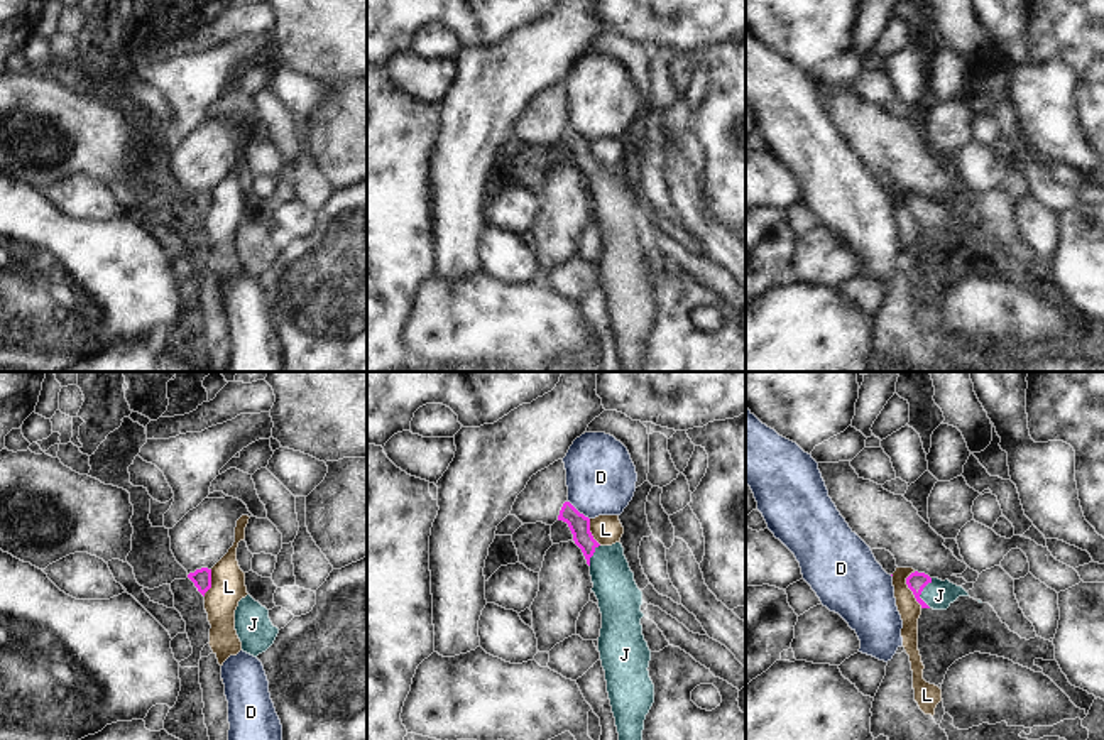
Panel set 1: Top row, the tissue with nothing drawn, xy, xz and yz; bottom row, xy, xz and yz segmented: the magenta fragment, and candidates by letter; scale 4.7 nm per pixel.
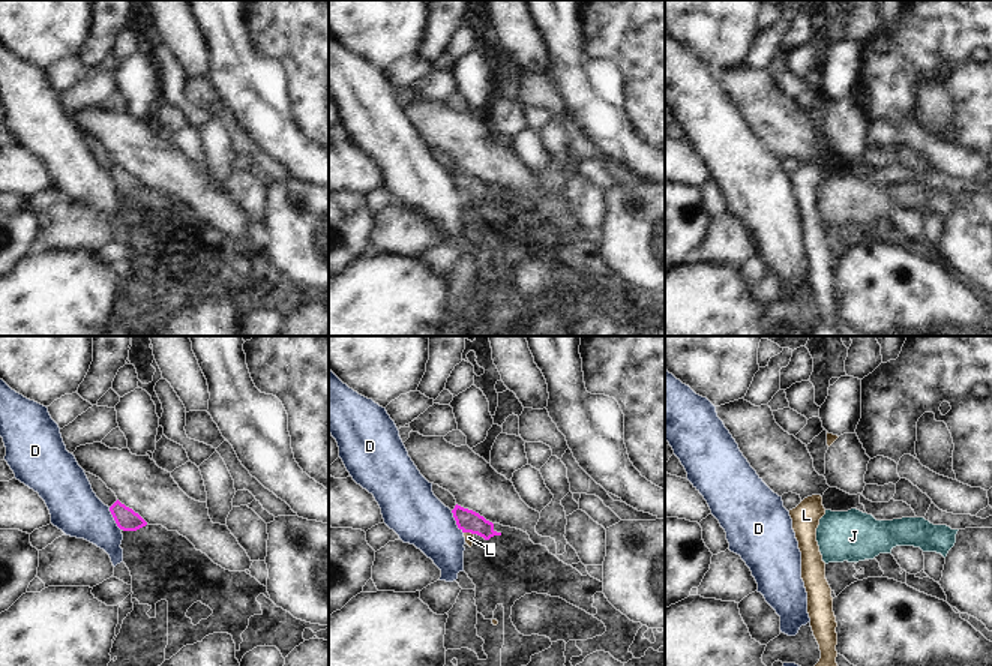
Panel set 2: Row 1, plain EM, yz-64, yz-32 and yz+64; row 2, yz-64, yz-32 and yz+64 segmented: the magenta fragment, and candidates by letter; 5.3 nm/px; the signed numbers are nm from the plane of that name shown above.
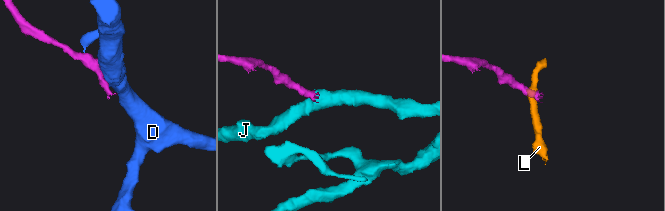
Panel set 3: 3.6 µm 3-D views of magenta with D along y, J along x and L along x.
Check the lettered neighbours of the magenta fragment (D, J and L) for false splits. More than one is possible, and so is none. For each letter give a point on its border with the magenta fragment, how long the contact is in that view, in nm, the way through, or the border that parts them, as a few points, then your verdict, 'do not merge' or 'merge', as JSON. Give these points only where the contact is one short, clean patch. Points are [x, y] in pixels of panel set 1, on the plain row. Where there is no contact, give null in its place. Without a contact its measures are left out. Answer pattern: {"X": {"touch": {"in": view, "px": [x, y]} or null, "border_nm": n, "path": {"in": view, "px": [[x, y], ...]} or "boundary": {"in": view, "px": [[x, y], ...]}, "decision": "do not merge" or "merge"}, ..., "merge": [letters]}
{"D": {"touch": {"in": "xz", "px": [577, 132]}, "border_nm": 140, "decision": "do not merge"}, "J": {"touch": {"in": "yz", "px": [920, 215]}, "border_nm": 140, "path": {"in": "yz", "px": [[917, 203], [920, 215], [939, 217]]}, "decision": "merge"}, "L": {"touch": {"in": "yz", "px": [910, 210]}, "border_nm": 180, "boundary": {"in": "yz", "px": [[912, 193], [907, 200], [907, 208], [922, 228]]}, "decision": "do not merge"}, "merge": ["J"]}

